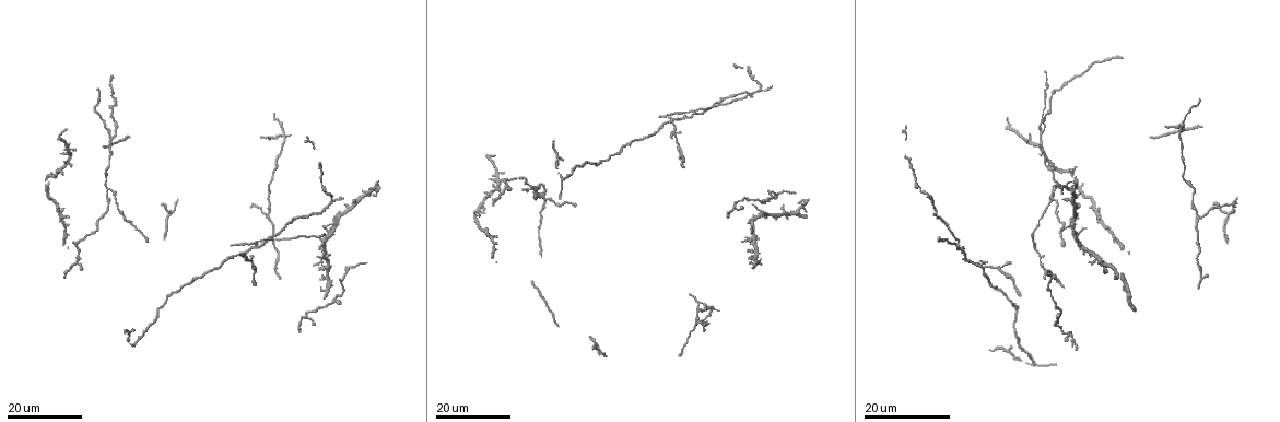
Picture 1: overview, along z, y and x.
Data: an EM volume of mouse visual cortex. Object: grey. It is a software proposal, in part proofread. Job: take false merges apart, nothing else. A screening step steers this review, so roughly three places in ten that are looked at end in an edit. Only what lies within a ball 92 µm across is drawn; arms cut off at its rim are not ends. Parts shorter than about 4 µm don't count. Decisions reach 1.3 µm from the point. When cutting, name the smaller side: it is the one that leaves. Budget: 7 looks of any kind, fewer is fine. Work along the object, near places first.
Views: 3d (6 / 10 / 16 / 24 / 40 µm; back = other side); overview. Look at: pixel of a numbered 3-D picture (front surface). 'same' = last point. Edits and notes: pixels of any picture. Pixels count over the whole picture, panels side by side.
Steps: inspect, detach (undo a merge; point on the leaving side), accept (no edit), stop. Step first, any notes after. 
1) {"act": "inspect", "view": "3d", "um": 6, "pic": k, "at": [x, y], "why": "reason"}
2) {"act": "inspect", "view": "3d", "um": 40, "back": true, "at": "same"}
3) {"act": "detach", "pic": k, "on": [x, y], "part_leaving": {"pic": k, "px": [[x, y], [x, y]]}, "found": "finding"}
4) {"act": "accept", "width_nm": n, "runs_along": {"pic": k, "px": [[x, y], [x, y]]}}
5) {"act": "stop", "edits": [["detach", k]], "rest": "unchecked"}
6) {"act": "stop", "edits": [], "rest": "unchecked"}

{"act": "inspect", "view": "3d", "um": 24, "pic": 1, "at": [968, 258], "why": "looks like a crossing"}

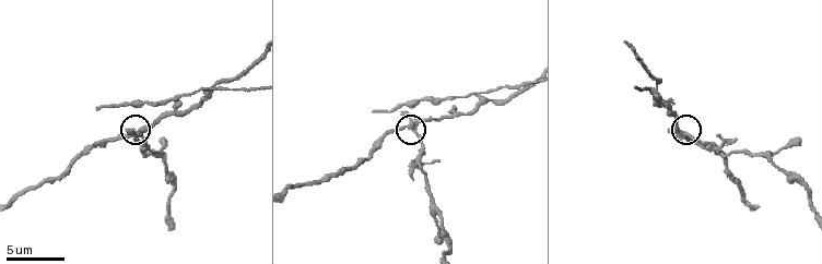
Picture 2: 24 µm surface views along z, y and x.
{"act": "inspect", "view": "3d", "um": 10, "pic": 2, "at": [683, 136]}

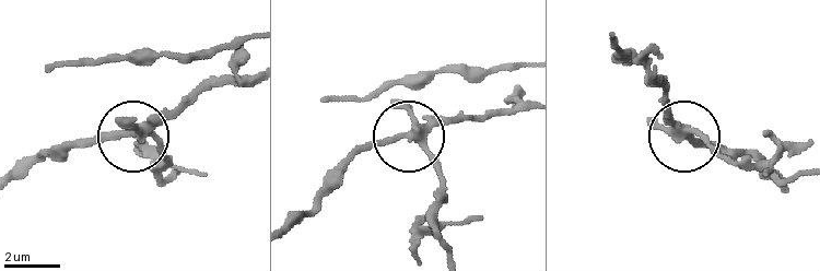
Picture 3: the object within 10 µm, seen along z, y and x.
{"act": "accept", "arms": 4, "runs_along": {"pic": 3, "px": [[449, 249], [435, 221], [442, 172], [411, 137], [475, 116]]}, "found": "one neuron here"}

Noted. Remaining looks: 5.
{"act": "inspect", "view": "3d", "um": 6, "pic": 2, "at": [656, 92], "why": "small branch off a trunk"}

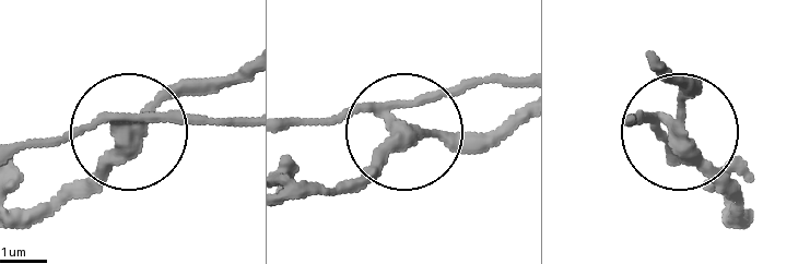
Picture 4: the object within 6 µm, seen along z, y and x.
{"act": "inspect", "view": "3d", "um": 6, "back": true, "pic": 4, "at": [405, 128]}

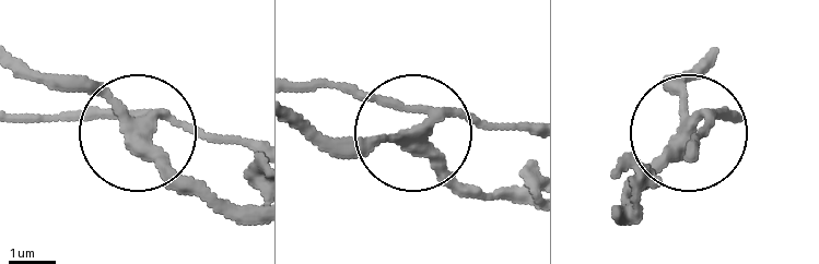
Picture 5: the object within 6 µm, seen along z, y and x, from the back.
{"act": "detach", "pic": 5, "on": [220, 135], "side_arm_um": 19, "part_leaving": {"pic": 5, "px": [[154, 115], [18, 115]]}, "found": "two neurons meet here"}

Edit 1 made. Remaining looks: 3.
{"act": "inspect", "view": "3d", "um": 16, "pic": 2, "at": [440, 220], "why": "thin neck"}

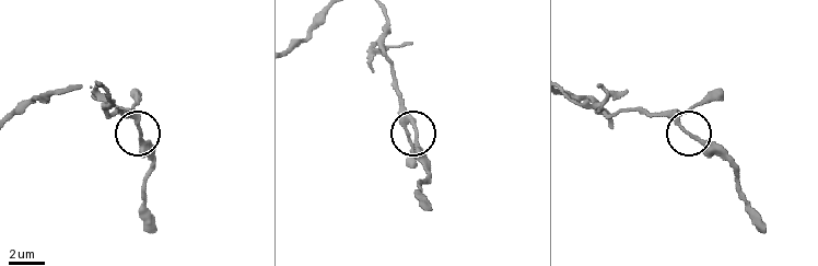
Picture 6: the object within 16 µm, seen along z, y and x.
{"act": "accept", "runs_along": {"pic": 6, "px": [[427, 159], [401, 104]]}, "found": "all the same neuron"}

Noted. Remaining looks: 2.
{"act": "stop", "edits": [["detach", 5]], "rest": "unchecked"}

